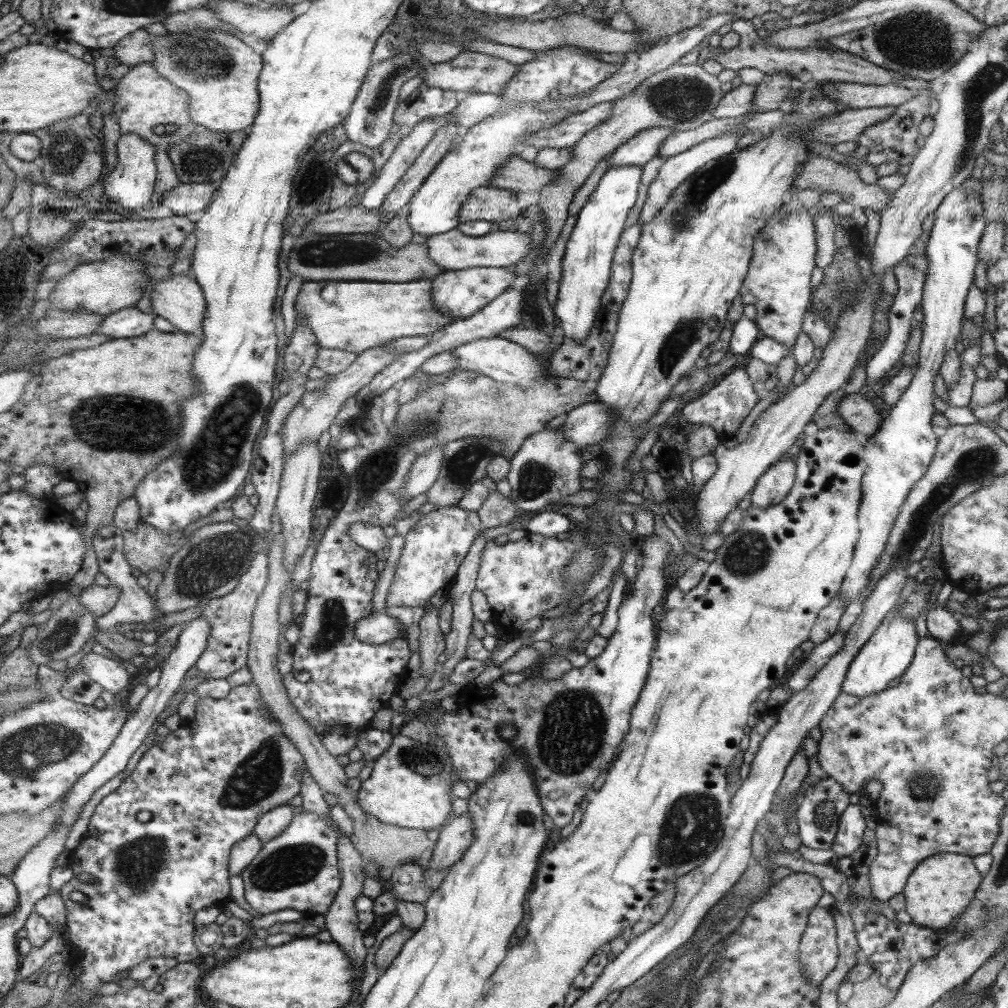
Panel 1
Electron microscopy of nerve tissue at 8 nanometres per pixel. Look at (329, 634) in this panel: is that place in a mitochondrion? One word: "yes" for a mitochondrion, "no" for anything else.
yes

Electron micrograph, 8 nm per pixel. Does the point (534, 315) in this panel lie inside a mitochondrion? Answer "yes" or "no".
yes

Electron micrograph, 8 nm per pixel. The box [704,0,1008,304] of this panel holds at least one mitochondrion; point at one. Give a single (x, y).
(923, 40)

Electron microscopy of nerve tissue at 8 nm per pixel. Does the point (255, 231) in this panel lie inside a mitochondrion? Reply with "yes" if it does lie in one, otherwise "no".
no

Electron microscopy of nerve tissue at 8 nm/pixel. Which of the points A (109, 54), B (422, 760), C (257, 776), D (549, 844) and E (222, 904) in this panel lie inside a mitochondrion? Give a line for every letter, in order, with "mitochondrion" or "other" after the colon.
A: other
B: mitochondrion
C: mitochondrion
D: other
E: other

